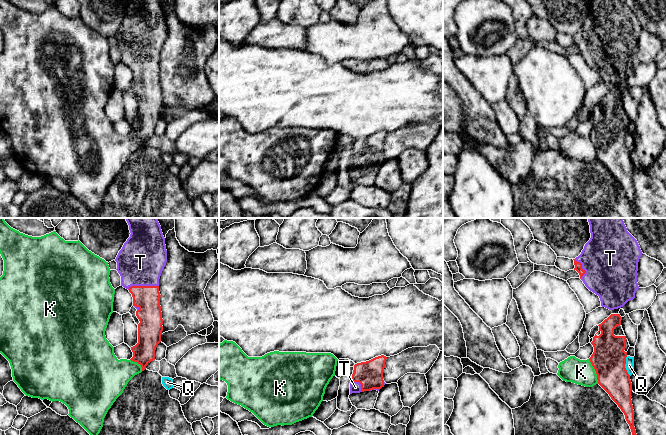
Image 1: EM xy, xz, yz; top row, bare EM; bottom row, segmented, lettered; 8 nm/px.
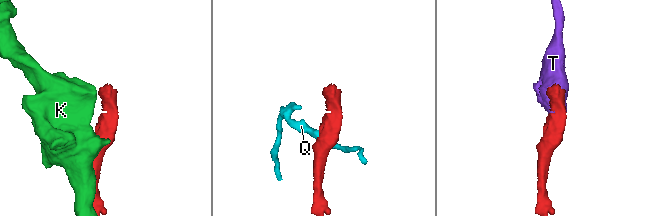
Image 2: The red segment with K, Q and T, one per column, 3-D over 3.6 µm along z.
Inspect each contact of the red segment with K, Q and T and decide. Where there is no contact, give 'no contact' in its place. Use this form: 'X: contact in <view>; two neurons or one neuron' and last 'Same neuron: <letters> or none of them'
K: contact in yz; two neurons
Q: contact in yz; two neurons
T: contact in xy; one neuron
Same neuron: T

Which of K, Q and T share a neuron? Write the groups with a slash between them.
K / Q / T

